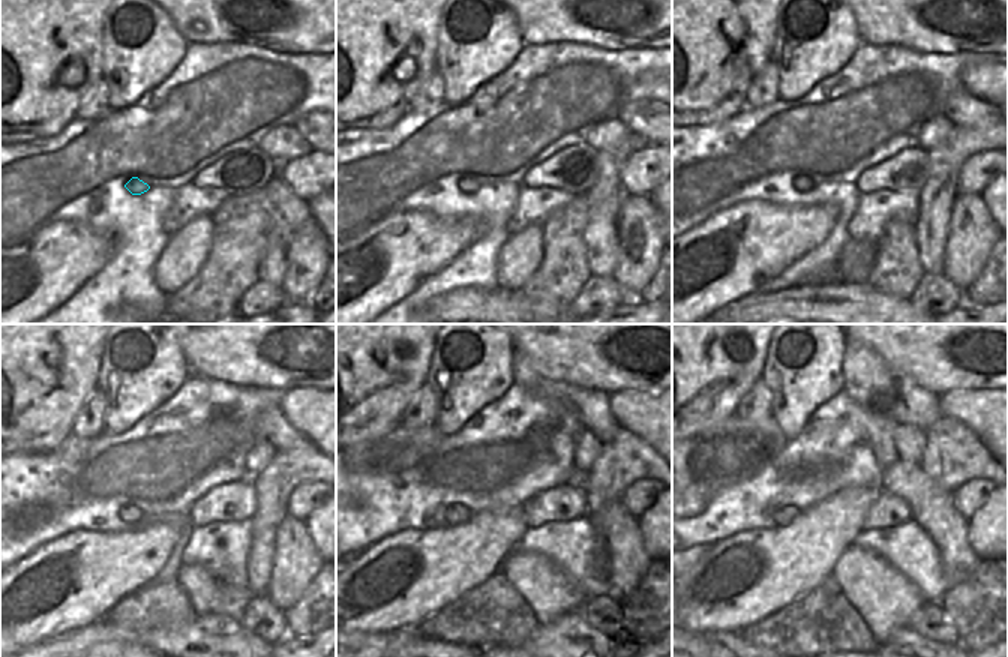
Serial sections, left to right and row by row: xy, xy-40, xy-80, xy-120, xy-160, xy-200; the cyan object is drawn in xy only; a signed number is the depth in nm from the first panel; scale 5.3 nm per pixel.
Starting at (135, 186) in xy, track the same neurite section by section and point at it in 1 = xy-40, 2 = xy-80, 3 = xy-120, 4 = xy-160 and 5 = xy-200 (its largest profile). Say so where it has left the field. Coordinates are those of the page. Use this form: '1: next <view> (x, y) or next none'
1: next xy-40 (468, 185)
2: next xy-80 (801, 183)
3: next xy-120 (128, 515)
4: next xy-160 (455, 515)
5: next xy-200 (786, 515)

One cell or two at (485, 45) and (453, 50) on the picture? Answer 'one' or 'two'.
one

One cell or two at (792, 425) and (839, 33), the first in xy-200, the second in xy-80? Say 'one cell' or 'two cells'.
one cell

